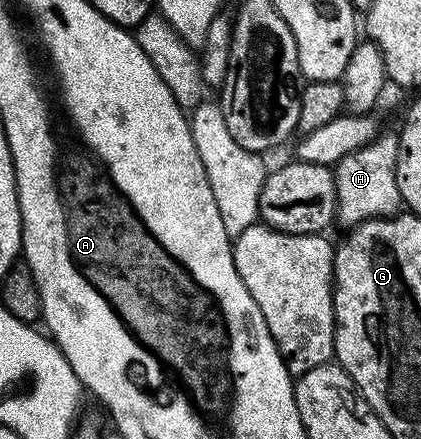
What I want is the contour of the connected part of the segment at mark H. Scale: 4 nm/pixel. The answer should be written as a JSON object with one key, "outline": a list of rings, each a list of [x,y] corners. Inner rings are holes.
{"outline":[[[380,132],[372,143],[345,156],[334,166],[337,195],[334,220],[341,230],[348,231],[364,221],[393,217],[400,212],[403,202],[397,179],[399,141],[396,132]]]}

